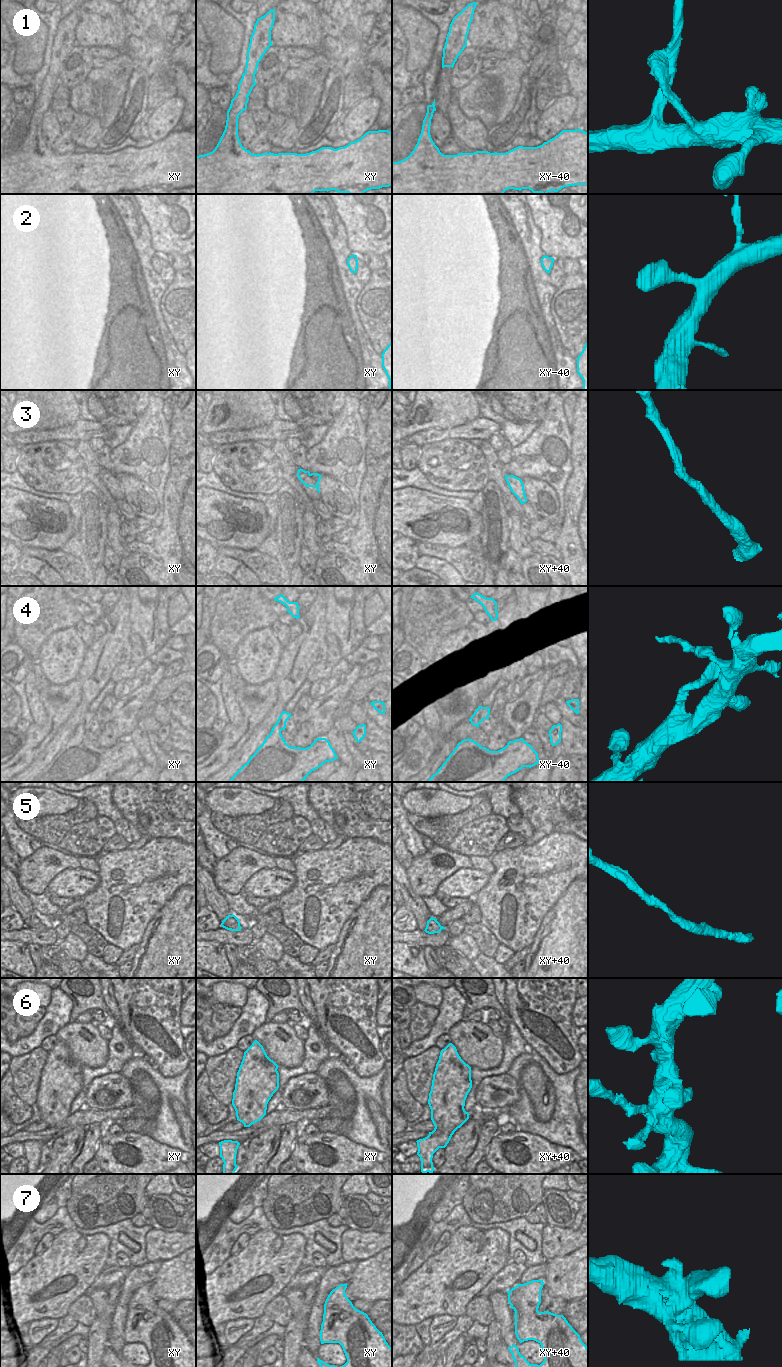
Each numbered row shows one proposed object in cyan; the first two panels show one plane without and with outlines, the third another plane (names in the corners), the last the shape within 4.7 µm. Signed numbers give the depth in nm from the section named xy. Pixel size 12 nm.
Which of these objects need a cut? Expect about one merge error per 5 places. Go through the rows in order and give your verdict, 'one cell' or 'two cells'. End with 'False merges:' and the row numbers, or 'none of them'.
1: two cells
2: one cell
3: one cell
4: two cells
5: one cell
6: one cell
7: one cell
False merges: 1, 4

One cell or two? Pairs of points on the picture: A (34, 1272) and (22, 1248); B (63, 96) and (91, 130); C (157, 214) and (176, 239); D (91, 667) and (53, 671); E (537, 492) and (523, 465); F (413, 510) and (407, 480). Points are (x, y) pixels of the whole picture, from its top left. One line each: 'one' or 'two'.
A: two
B: one
C: one
D: two
E: two
F: two

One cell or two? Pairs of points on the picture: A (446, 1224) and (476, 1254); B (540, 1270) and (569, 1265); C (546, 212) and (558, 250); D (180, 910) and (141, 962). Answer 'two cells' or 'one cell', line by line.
A: two cells
B: two cells
C: one cell
D: one cell

